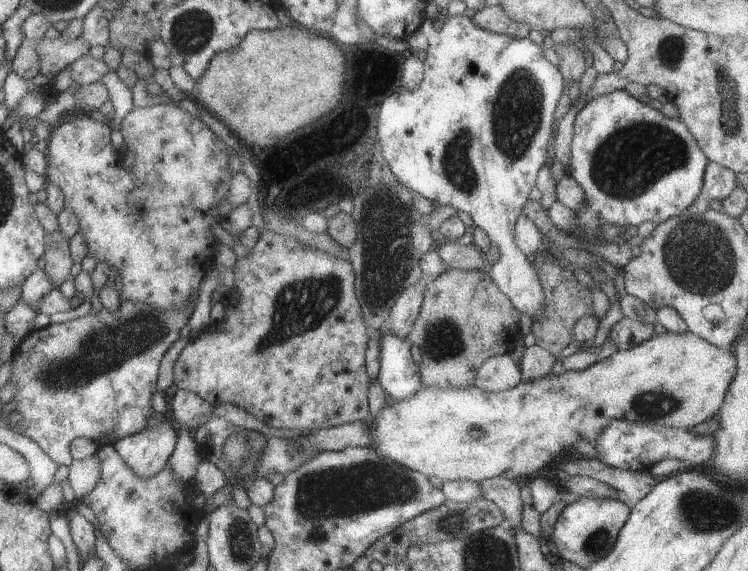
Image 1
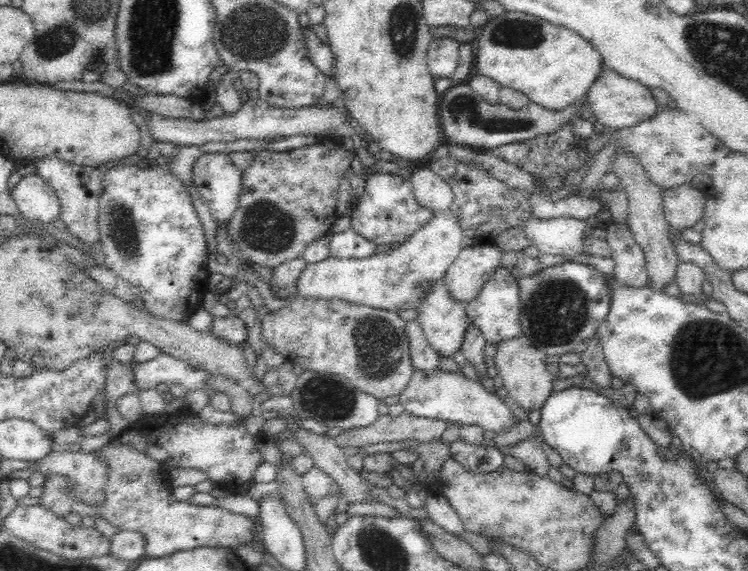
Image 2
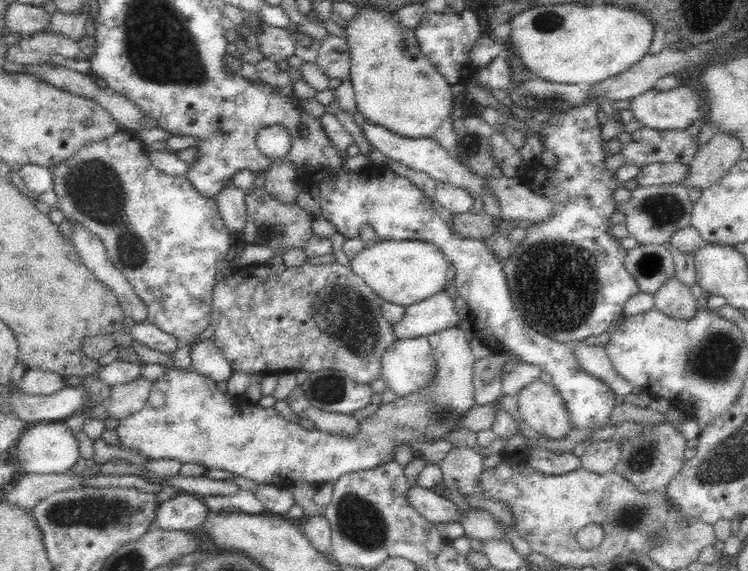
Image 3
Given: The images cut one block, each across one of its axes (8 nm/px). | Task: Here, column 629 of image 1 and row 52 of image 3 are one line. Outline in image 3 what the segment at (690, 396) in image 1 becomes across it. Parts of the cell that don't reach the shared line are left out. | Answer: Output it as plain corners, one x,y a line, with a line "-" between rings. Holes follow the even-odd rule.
357,2
355,13
347,15
351,19
343,27
346,44
349,50
349,80
355,92
357,111
367,122
382,126
386,130
402,138
433,138
436,129
451,116
452,100
451,85
436,72
432,63
421,51
414,29
408,28
398,19
396,13
376,3

